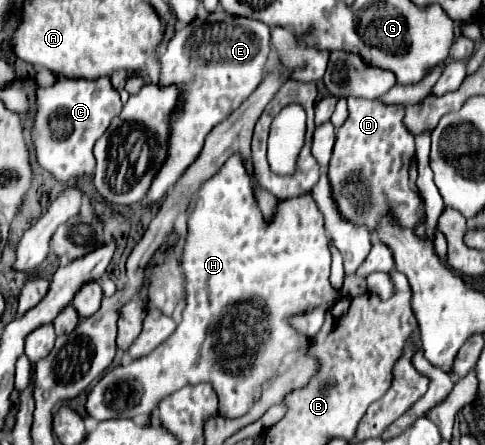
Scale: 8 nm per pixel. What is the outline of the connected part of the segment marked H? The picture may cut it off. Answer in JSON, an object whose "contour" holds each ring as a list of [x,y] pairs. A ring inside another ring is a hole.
{"contour":[[[232,155],[222,169],[202,185],[188,215],[188,235],[182,255],[182,269],[186,275],[186,307],[180,325],[172,337],[148,357],[134,359],[130,365],[120,365],[108,371],[88,395],[88,415],[98,421],[116,417],[132,419],[138,415],[146,417],[164,397],[186,385],[196,385],[202,381],[216,389],[222,417],[234,419],[246,415],[252,401],[256,401],[256,389],[278,373],[282,359],[288,353],[304,351],[310,343],[308,337],[290,327],[290,317],[316,307],[328,309],[340,299],[340,293],[336,293],[330,285],[330,261],[332,255],[324,231],[324,215],[312,195],[278,201],[274,217],[266,221],[240,155]]]}

